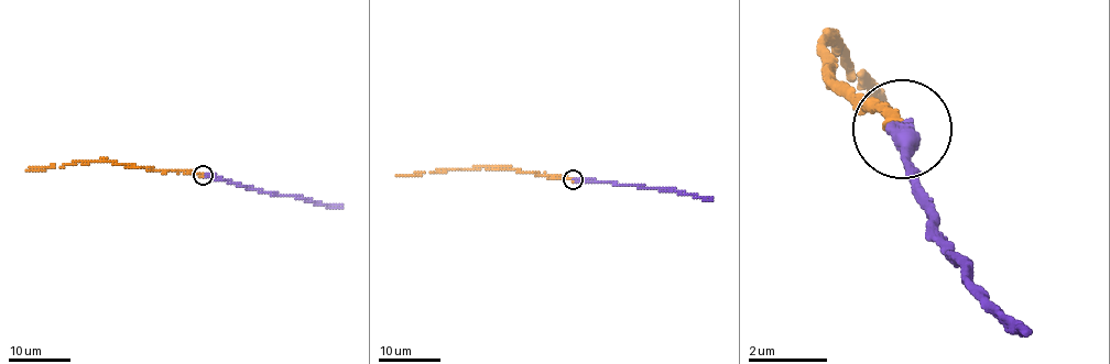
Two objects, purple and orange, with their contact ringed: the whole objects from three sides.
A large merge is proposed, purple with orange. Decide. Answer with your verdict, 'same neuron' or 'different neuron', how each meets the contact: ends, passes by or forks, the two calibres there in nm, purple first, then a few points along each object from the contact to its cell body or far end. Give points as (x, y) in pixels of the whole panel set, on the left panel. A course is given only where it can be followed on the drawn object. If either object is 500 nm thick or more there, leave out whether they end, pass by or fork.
different neuron; purple ends there; orange ends there; 280 nm thick on the purple side, 260 nm on the other; purple runs (204, 174), (216, 174), (264, 191), (343, 207); orange runs (204, 174), (124, 166), (110, 162), (72, 162), (25, 172)

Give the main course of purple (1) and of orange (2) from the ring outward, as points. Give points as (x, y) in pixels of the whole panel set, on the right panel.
1: (900, 127), (900, 156), (939, 235), (959, 265), (1029, 334)
2: (900, 127), (850, 97), (830, 77), (820, 47), (840, 47), (850, 77), (880, 107)

